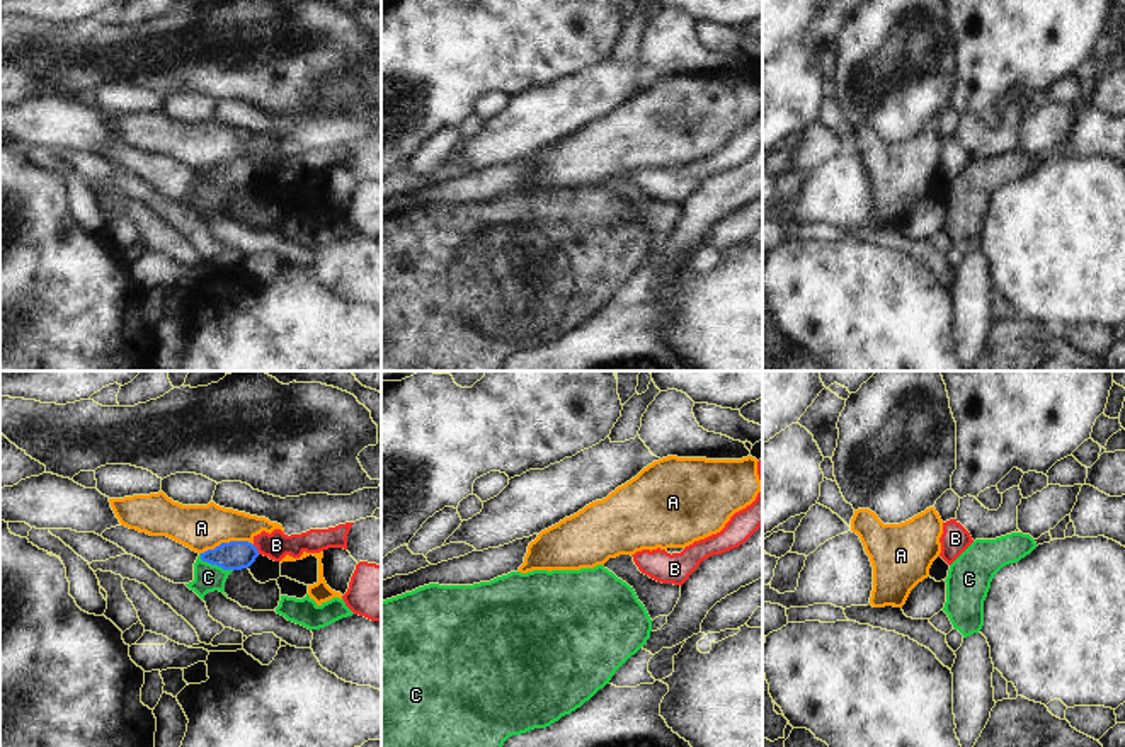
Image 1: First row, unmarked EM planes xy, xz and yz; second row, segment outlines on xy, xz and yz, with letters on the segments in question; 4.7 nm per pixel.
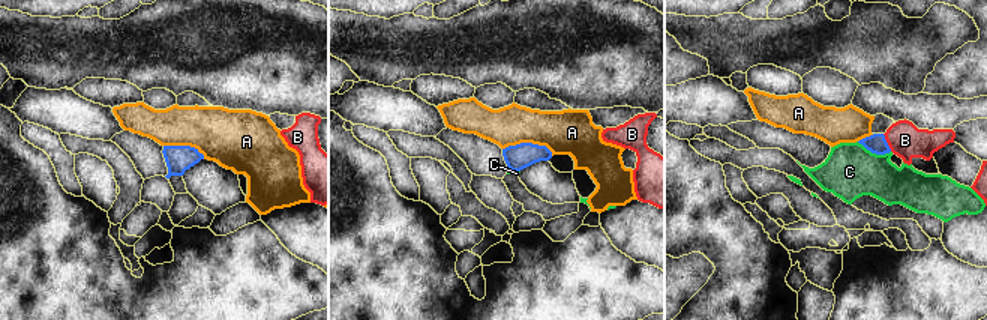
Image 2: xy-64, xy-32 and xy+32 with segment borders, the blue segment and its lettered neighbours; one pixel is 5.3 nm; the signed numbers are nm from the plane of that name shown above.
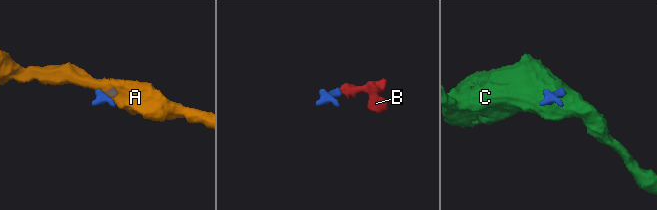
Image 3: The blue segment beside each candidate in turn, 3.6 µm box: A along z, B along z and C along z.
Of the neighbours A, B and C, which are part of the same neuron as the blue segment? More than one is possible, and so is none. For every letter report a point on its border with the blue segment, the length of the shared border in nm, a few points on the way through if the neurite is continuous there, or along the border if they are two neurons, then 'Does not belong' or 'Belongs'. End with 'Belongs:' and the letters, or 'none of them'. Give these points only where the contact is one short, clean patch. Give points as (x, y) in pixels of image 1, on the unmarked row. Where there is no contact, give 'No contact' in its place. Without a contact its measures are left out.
A: Touches blue at xy (227, 162). Shared border 260 nm. Does not belong
B: Touches blue at xy (256, 169). Shared border 60 nm. Path across: xy (235, 174), (256, 169), (262, 164), (276, 164). Belongs
C: Touches blue at xy (215, 182). Shared border 180 nm. Boundary: xy (199, 172), (203, 179), (232, 189). Does not belong
Belongs: B

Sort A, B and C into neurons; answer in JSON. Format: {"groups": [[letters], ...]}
{"groups": [["A"], ["B"], ["C"]]}

